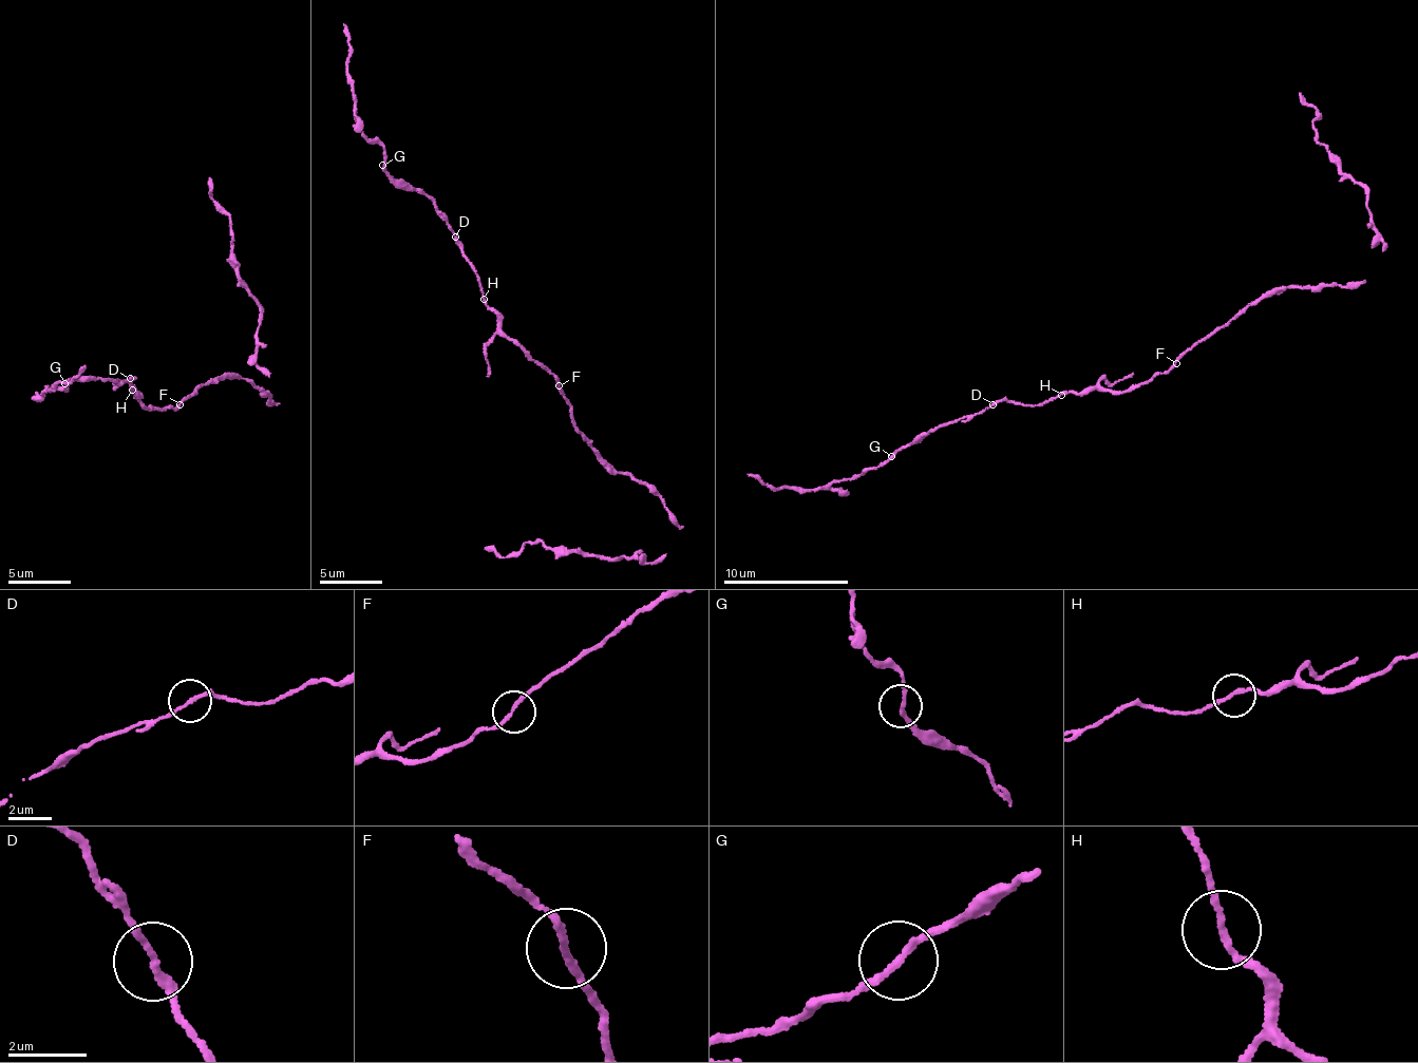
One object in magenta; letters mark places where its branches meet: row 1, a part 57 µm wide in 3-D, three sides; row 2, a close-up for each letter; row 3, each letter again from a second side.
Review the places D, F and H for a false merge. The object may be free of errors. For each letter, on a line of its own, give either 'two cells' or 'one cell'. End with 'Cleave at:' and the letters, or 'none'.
D: two cells
F: one cell
H: one cell
Cleave at: D

